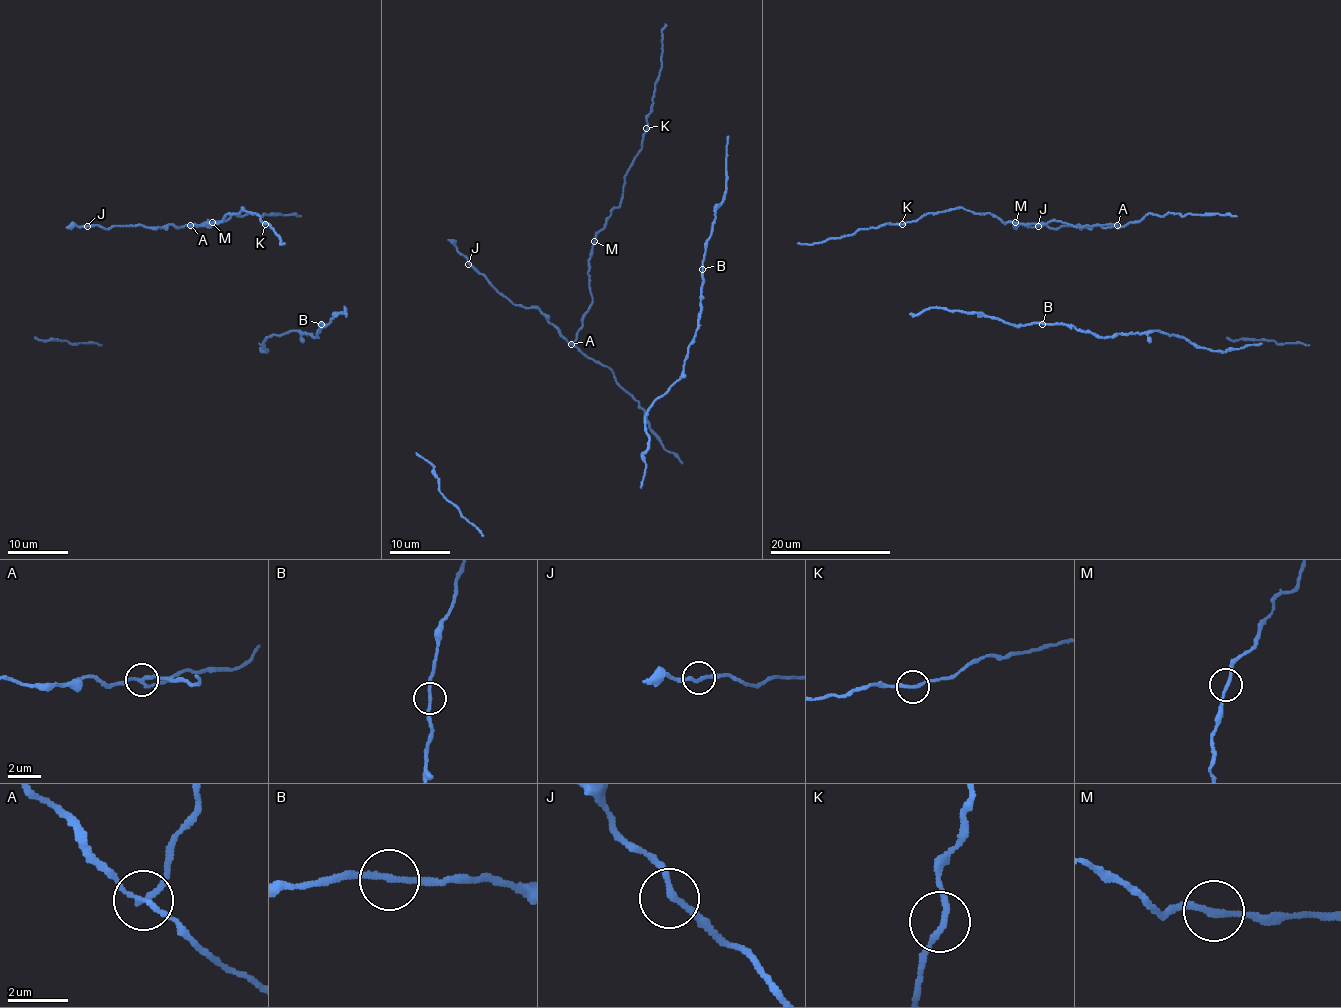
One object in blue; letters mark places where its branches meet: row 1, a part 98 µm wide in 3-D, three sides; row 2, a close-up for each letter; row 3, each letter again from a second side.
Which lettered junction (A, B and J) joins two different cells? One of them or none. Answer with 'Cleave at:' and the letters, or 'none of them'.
Cleave at: A

